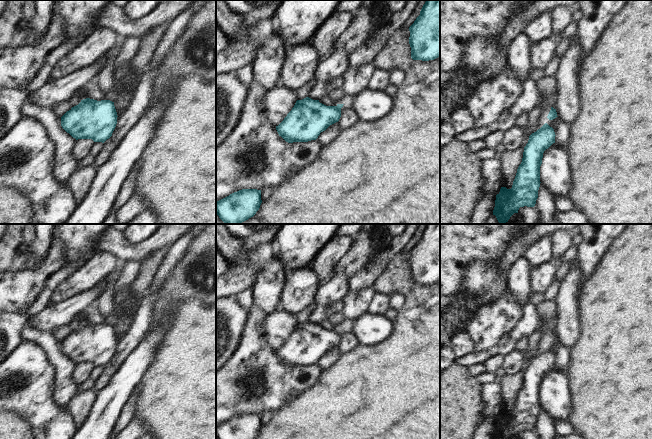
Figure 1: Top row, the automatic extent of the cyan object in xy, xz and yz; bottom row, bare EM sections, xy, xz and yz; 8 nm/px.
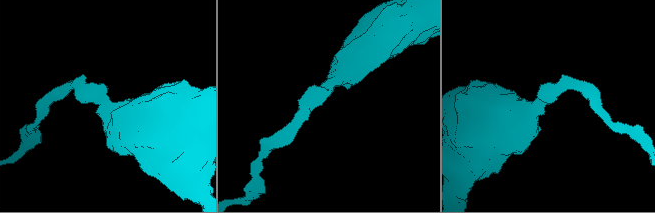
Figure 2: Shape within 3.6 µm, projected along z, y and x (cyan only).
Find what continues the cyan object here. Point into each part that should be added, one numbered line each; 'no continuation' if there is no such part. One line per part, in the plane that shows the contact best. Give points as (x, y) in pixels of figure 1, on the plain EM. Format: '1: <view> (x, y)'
no continuation.

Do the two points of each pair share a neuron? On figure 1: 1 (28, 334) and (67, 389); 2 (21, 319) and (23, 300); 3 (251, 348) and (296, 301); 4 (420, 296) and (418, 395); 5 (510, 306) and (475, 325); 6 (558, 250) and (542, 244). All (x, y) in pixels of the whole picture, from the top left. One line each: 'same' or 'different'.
1: same
2: different
3: different
4: same
5: same
6: different

